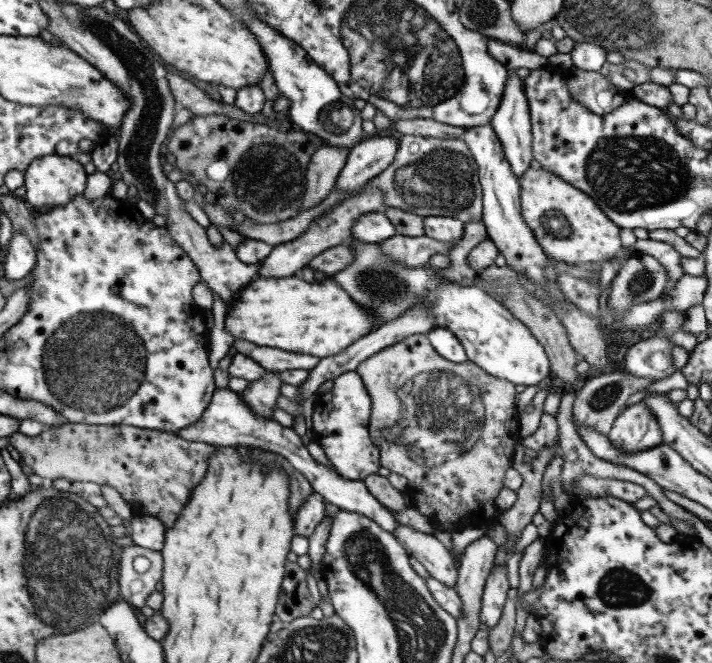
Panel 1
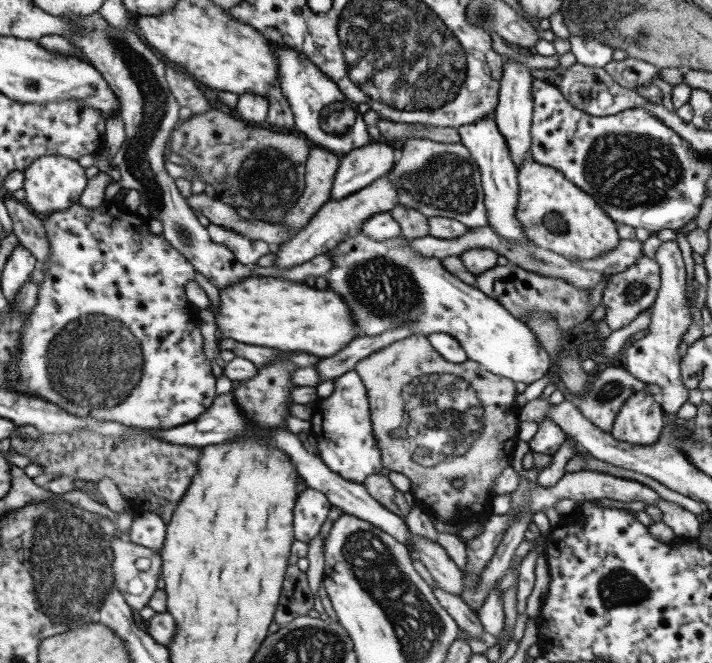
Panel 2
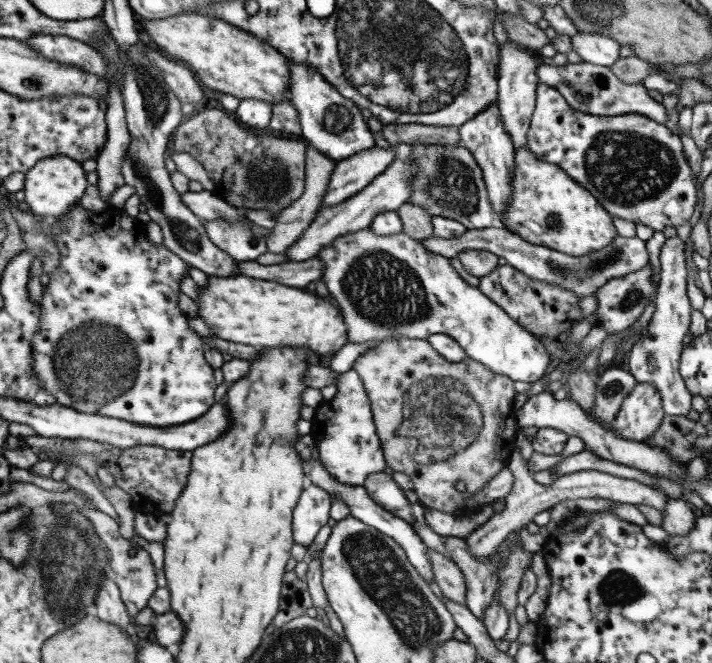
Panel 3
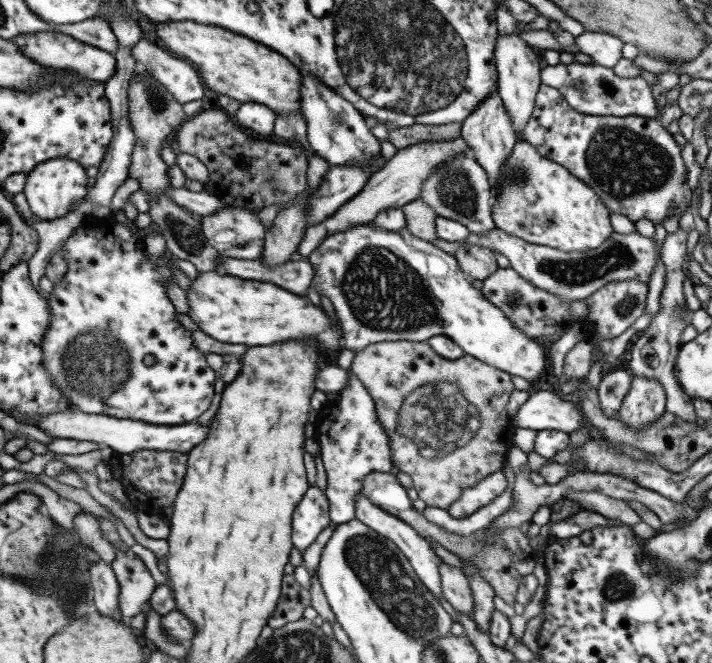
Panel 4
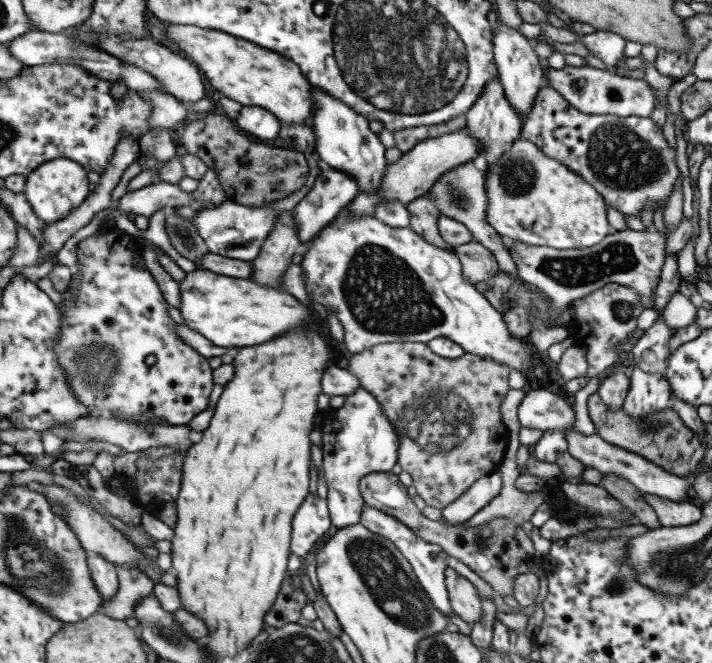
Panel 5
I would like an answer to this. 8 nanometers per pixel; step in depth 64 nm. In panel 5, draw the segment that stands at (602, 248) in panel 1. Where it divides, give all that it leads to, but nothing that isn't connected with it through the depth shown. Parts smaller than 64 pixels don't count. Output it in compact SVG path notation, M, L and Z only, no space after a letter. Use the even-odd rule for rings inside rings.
M515 140L485 171L485 220L499 236L531 246L567 250L586 249L612 231L605 218L603 197L578 174L554 158L547 158L527 140Z

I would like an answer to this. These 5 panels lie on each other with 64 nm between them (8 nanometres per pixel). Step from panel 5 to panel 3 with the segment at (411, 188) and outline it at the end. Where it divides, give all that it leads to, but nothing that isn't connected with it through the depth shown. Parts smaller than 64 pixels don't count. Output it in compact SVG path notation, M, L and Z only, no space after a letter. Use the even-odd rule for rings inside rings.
M401 144L393 147L394 157L387 169L377 175L371 182L367 183L356 195L346 201L335 204L335 206L323 206L311 220L311 224L303 230L301 236L287 248L284 255L289 261L304 261L317 256L319 250L331 243L333 239L355 232L359 229L370 228L370 225L378 218L378 214L395 211L401 204L407 203L409 192L411 192L411 180L413 180L413 158L412 146Z

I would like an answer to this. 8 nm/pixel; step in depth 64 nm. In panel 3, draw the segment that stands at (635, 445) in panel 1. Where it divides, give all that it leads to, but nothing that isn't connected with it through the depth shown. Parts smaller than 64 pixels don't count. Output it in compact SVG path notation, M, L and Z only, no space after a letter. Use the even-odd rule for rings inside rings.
M637 381L631 388L631 392L623 398L611 425L614 426L617 436L622 439L643 442L659 427L663 415L665 415L665 411L661 406L659 391L651 383Z

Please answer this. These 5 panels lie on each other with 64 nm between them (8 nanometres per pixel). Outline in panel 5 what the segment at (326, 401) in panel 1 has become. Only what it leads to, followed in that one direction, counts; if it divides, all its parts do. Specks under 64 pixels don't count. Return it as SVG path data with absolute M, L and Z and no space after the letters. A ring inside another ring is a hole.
M361 386L353 394L345 396L341 407L327 407L321 413L322 420L317 429L321 432L322 472L327 487L326 505L330 524L341 529L360 523L364 503L358 492L358 481L367 473L390 472L397 462L397 448L399 448L399 436L402 430L396 423L391 425L387 421L375 397L363 390Z

